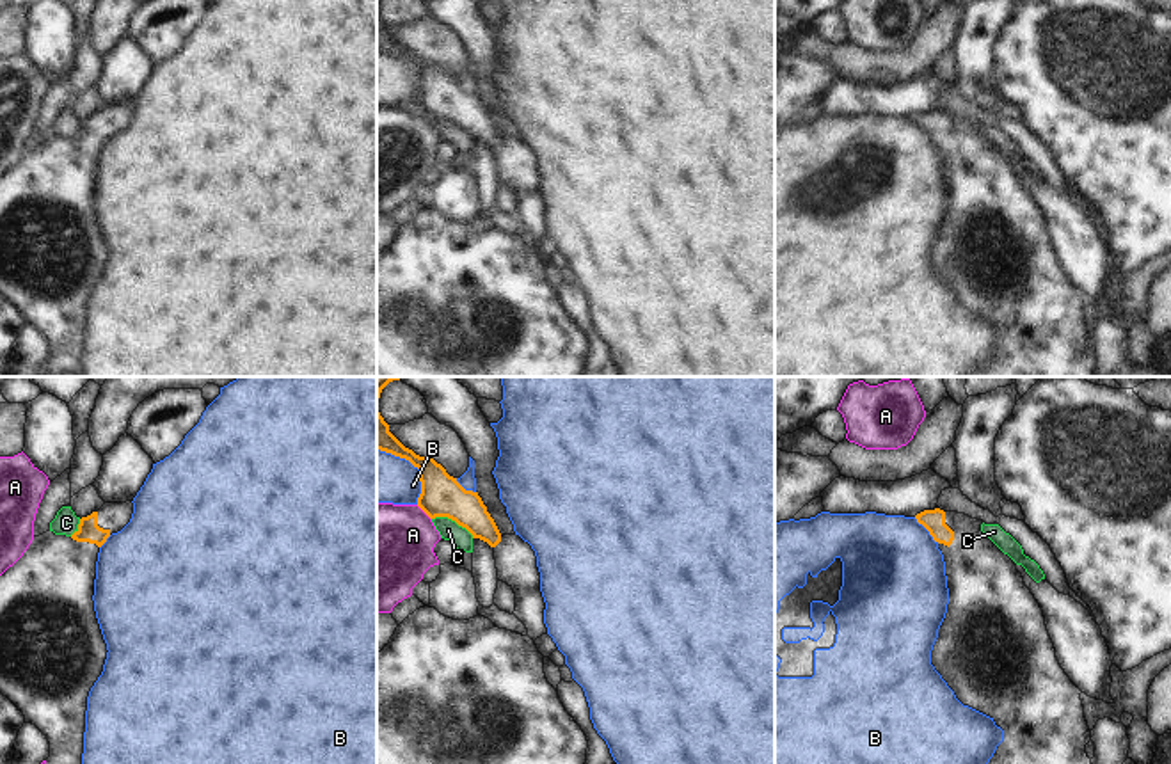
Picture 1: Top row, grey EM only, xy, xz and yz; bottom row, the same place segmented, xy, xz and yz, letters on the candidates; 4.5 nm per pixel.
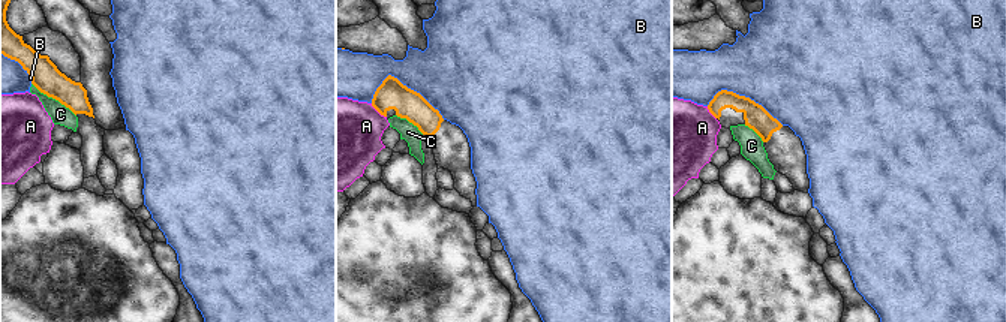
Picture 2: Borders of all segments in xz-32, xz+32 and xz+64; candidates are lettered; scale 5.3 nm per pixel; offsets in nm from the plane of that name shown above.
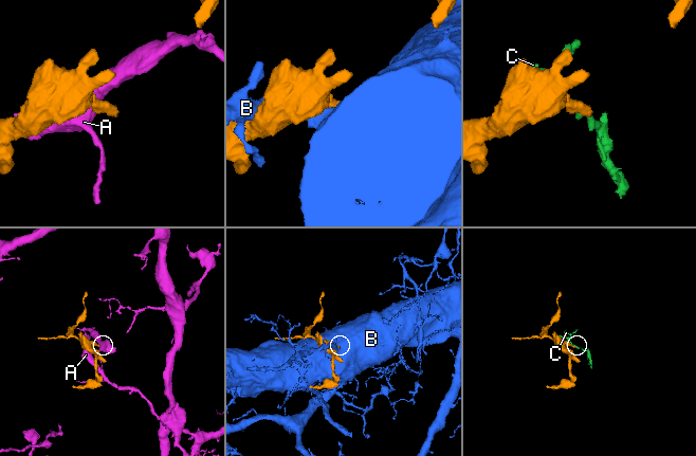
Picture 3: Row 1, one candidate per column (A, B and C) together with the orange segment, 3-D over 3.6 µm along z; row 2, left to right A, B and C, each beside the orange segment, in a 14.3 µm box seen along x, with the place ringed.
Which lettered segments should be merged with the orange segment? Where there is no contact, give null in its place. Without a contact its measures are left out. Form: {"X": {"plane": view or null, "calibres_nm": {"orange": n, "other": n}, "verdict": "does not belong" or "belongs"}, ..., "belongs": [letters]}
{"A": {"plane": "xz", "calibres_nm": {"orange": 190, "other": 420}, "verdict": "does not belong"}, "B": {"plane": "xz", "calibres_nm": {"orange": 190, "other": 240}, "verdict": "does not belong"}, "C": {"plane": "xz", "calibres_nm": {"orange": 190, "other": 90}, "verdict": "does not belong"}, "belongs": []}

